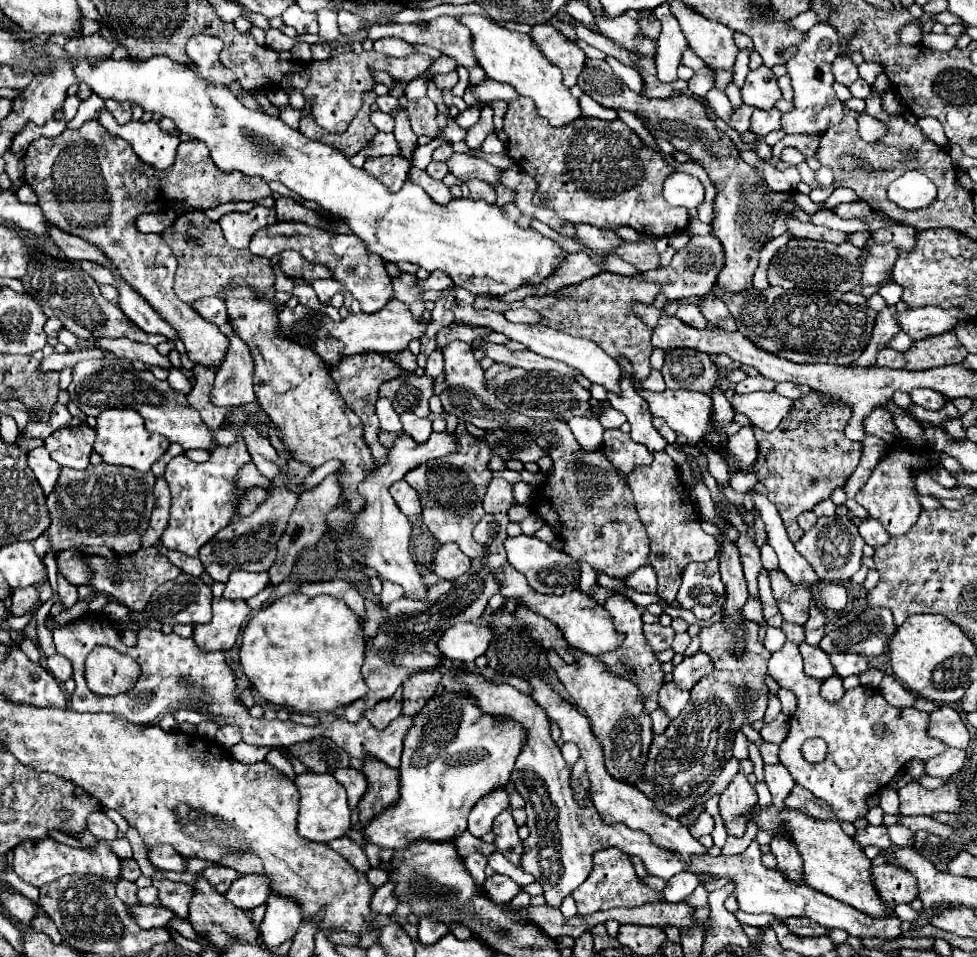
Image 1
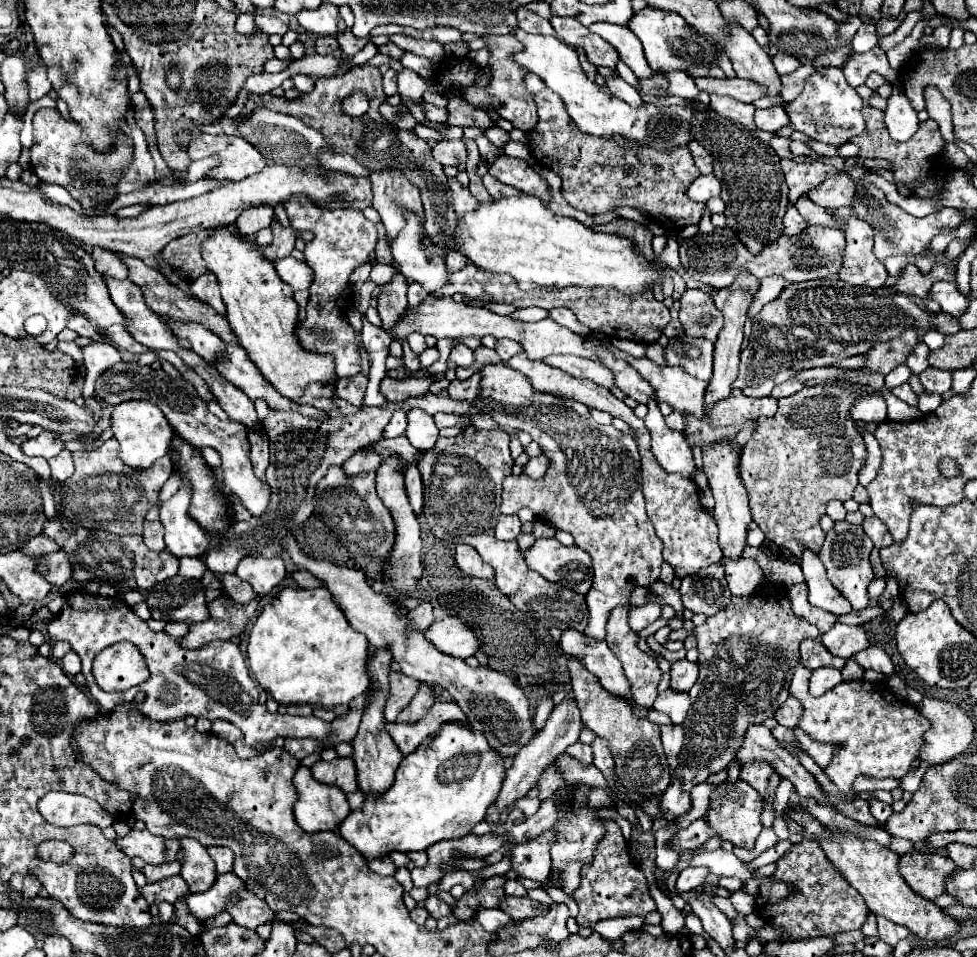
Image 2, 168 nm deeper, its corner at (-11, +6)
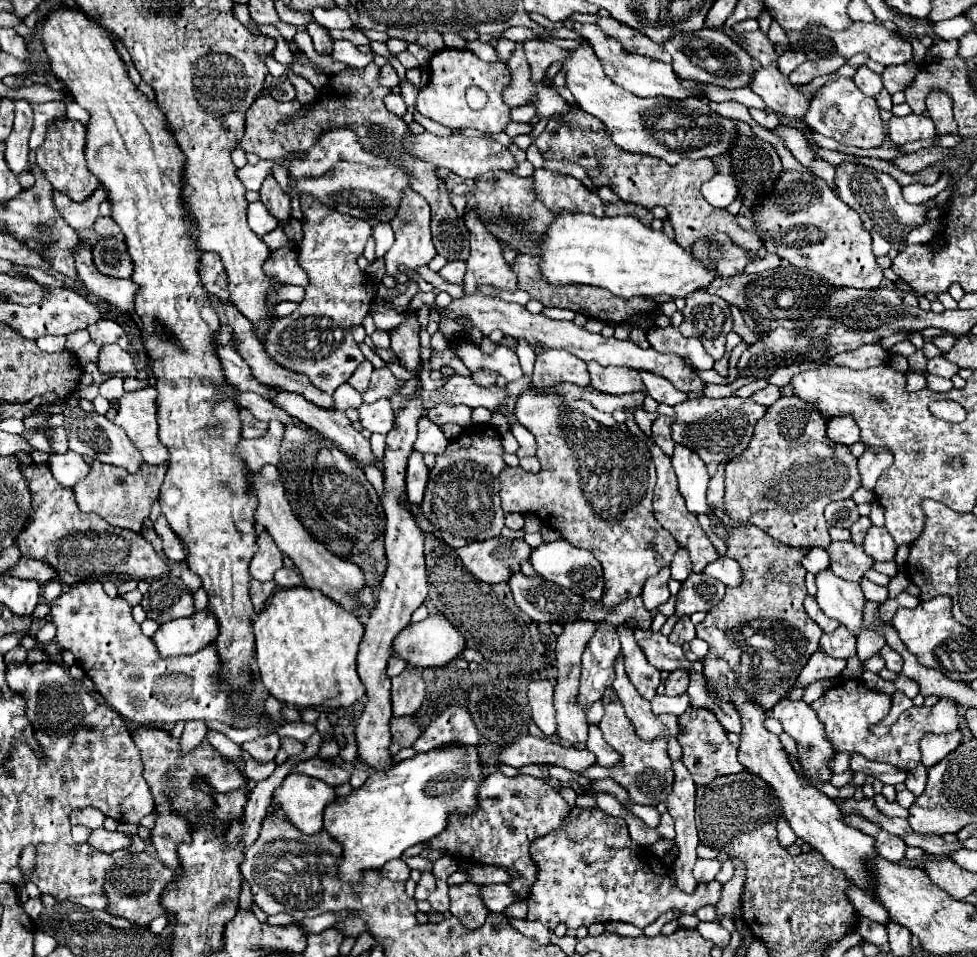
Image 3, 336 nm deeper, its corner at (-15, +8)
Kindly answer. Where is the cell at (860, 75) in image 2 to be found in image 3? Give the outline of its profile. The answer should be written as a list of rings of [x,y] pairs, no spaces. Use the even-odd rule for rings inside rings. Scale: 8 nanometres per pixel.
[[[859,67],[857,73],[855,73],[855,77],[853,77],[853,81],[855,81],[855,85],[857,85],[863,93],[867,93],[867,95],[871,95],[871,97],[879,95],[881,89],[883,89],[881,75],[875,73],[875,71],[871,71],[869,67]]]

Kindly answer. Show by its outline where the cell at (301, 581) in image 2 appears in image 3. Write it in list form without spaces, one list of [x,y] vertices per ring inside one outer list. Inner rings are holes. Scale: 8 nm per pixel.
[[[279,569],[275,573],[275,583],[279,587],[297,587],[297,585],[301,585],[301,581],[303,581],[301,575],[297,571],[291,571],[291,569]]]

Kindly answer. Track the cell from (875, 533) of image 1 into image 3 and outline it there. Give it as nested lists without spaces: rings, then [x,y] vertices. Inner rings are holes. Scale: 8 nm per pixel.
[[[871,527],[865,537],[863,549],[875,561],[893,561],[897,553],[897,543],[893,541],[885,527]]]

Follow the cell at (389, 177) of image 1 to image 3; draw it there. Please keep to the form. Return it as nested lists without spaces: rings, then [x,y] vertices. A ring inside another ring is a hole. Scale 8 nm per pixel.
[[[407,189],[407,193],[403,193],[403,205],[399,207],[397,217],[391,221],[391,227],[395,231],[395,243],[389,249],[389,253],[385,255],[385,265],[387,265],[389,277],[395,279],[401,273],[399,265],[405,265],[409,271],[415,271],[417,267],[427,265],[437,255],[433,241],[431,241],[431,233],[429,233],[429,221],[431,221],[429,203],[415,191]]]

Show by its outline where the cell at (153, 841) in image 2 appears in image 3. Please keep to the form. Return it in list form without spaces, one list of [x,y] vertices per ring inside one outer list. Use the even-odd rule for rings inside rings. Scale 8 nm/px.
[[[99,827],[99,829],[91,831],[87,843],[91,847],[95,847],[97,851],[113,853],[117,849],[125,849],[127,845],[131,845],[131,835],[125,835],[119,831],[107,831],[105,827]]]

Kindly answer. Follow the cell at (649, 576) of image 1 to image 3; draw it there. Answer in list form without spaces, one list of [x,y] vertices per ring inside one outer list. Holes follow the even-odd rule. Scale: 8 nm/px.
[[[679,547],[675,557],[673,557],[673,563],[671,563],[671,577],[677,581],[685,581],[689,575],[691,575],[689,553],[683,547]]]

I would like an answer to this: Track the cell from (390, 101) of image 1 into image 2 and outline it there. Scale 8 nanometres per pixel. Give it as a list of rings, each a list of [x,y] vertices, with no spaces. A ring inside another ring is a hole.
[[[389,69],[385,75],[383,75],[383,89],[385,89],[385,95],[391,97],[397,93],[397,73],[393,69]]]

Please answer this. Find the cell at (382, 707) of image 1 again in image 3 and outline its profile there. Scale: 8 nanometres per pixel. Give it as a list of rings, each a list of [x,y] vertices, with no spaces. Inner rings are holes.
[[[405,667],[405,671],[397,677],[391,677],[391,701],[393,701],[393,717],[415,715],[425,701],[425,683],[421,677],[421,669]]]

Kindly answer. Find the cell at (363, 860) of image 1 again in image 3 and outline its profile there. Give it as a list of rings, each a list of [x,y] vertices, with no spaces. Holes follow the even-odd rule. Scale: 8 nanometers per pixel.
[[[393,859],[393,861],[385,863],[383,869],[381,869],[381,873],[383,873],[387,879],[391,879],[391,881],[401,881],[401,883],[405,883],[405,881],[409,879],[409,867],[405,865],[403,859]]]

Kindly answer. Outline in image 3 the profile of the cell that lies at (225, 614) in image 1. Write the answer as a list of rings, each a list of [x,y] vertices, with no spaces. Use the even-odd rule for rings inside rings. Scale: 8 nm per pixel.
[[[199,611],[191,617],[169,621],[151,637],[161,657],[193,655],[217,637],[217,621],[207,611]]]

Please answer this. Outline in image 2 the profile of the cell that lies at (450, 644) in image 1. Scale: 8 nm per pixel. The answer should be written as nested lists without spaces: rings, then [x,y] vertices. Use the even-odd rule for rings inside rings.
[[[447,617],[435,621],[429,629],[425,629],[425,637],[443,653],[467,659],[475,655],[481,647],[477,633],[459,617]]]

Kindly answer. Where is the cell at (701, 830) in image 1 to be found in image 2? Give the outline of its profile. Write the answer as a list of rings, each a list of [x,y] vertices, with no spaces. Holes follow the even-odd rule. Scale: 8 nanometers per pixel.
[[[697,819],[683,831],[679,829],[679,833],[673,839],[669,839],[669,843],[675,843],[675,847],[679,849],[699,849],[707,839],[713,837],[713,829],[705,821],[707,819]]]

